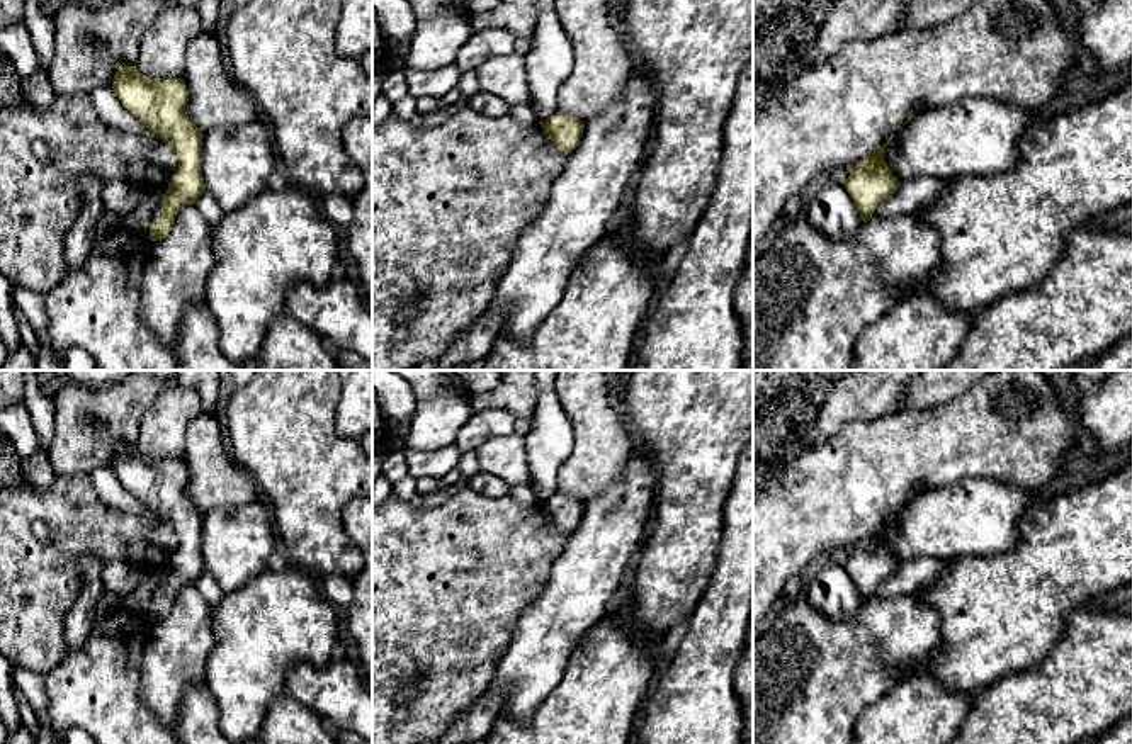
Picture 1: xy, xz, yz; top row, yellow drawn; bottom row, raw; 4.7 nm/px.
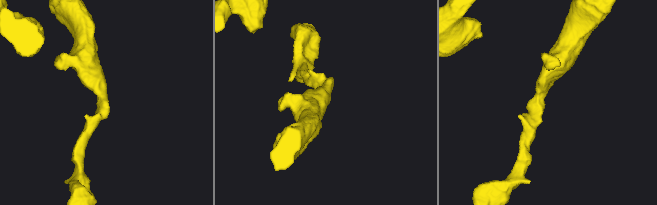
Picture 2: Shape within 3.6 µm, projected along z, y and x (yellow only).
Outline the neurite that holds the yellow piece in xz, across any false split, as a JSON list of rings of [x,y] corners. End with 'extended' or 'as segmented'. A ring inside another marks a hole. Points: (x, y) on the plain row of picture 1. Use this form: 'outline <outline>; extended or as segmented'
outline [[[556,493],[539,504],[549,515],[556,530],[564,535],[569,535],[580,525],[585,510],[585,504],[578,498],[563,493]]]; as segmented

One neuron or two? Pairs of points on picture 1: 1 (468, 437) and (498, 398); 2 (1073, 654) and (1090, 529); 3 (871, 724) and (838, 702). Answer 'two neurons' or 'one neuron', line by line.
1: two neurons
2: two neurons
3: two neurons

